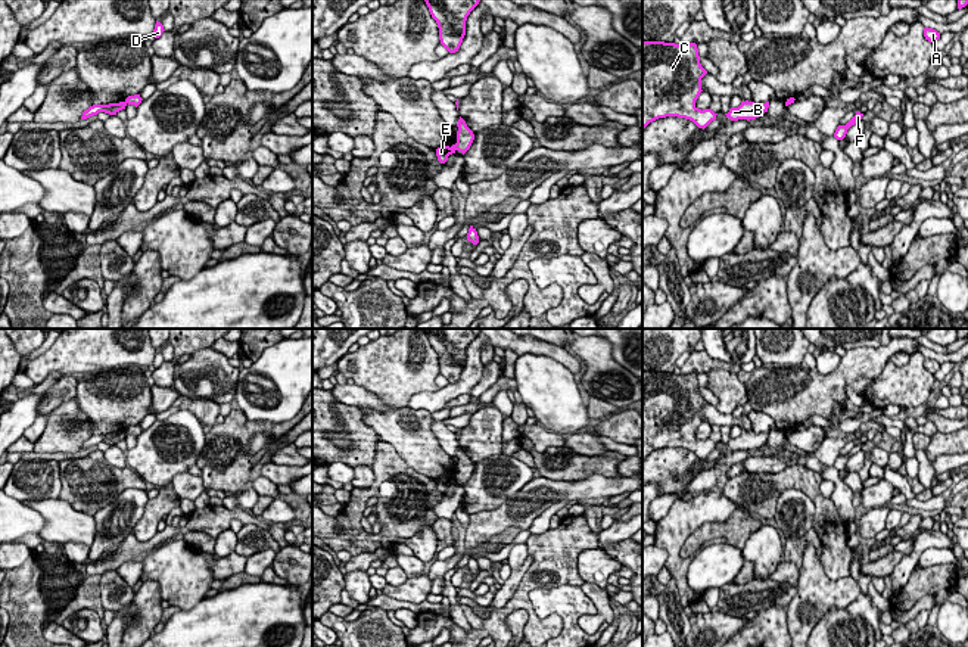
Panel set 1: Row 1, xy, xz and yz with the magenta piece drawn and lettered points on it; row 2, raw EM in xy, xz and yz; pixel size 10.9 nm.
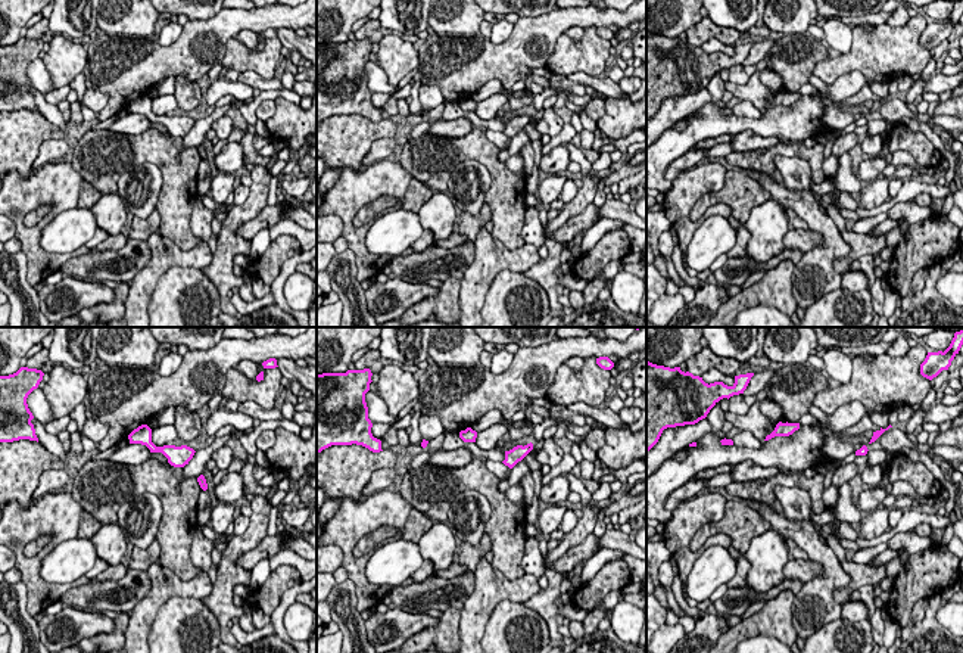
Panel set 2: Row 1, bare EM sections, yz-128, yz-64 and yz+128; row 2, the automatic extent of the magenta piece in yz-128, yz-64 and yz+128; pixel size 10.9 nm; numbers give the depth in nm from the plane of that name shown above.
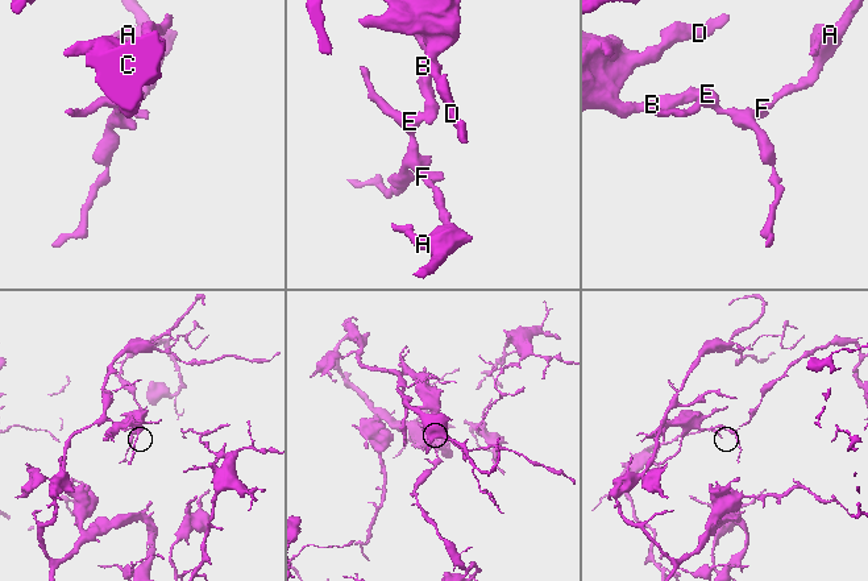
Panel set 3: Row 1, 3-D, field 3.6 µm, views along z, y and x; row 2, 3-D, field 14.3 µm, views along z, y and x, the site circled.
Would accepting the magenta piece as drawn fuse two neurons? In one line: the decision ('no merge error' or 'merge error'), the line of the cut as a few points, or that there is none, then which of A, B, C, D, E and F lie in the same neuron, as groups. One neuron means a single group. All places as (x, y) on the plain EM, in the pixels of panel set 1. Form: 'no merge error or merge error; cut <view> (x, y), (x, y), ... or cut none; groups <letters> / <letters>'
merge error; cut xz (454, 475), (456, 479); groups A E F / B C D

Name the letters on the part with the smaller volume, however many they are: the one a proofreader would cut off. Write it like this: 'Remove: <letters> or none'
Remove: A, E, F

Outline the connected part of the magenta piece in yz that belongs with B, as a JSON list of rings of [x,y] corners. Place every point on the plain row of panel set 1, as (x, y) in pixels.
[[[741,432],[738,438],[731,438],[726,445],[731,451],[738,451],[738,450],[756,450],[762,447],[765,442],[768,442],[769,432],[766,433],[754,433],[754,432]]]

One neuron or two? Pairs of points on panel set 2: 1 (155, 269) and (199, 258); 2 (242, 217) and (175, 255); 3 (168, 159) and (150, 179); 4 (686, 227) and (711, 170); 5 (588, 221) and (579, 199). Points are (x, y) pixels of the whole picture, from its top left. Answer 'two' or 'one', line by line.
1: one
2: two
3: two
4: one
5: two

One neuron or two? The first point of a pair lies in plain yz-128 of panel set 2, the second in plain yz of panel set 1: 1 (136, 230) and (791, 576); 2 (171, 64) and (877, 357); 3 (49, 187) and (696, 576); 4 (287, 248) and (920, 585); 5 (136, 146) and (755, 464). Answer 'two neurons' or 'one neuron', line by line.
1: two neurons
2: one neuron
3: two neurons
4: one neuron
5: two neurons

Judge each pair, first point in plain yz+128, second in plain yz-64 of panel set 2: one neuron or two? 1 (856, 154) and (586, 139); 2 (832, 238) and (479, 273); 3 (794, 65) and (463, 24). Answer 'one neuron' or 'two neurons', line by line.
1: two neurons
2: one neuron
3: two neurons

